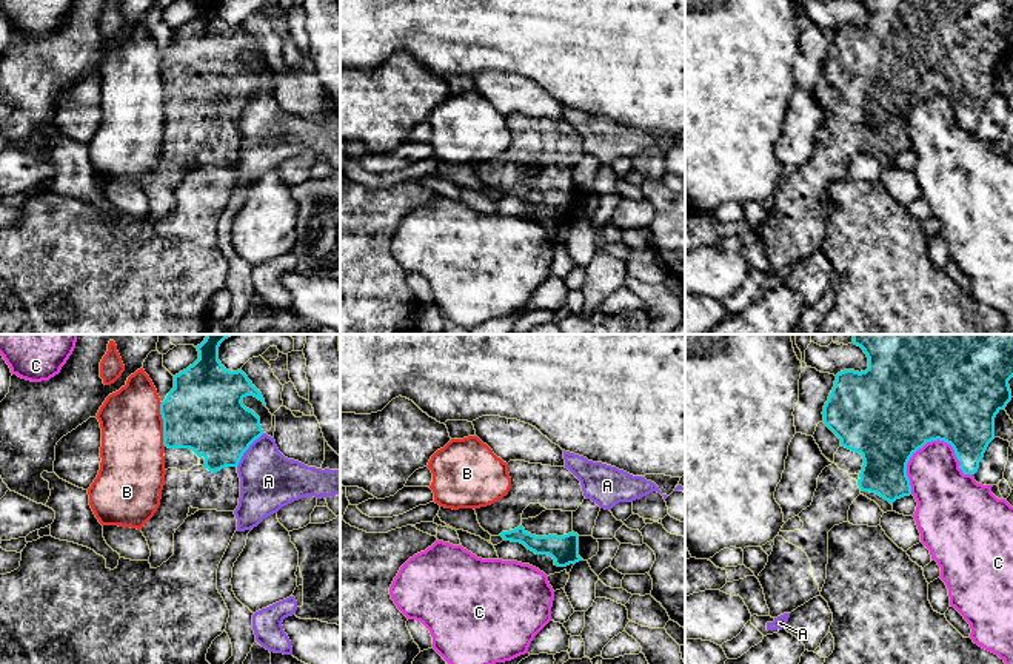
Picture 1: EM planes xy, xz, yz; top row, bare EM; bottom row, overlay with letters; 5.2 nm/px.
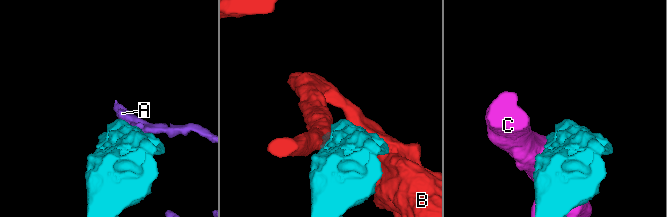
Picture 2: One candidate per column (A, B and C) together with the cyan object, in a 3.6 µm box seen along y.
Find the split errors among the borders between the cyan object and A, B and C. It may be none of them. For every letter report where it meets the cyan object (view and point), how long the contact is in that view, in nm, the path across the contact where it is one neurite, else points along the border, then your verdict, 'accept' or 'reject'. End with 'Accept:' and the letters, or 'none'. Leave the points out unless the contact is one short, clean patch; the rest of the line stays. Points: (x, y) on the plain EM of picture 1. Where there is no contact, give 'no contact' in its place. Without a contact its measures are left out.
A: contact xy (248, 102); length 220 nm; border xy (264, 88), (250, 100), (236, 120); reject
B: contact xy (163, 79); length 240 nm; reject
C: contact yz (912, 110); length 340 nm; reject
Accept: none

